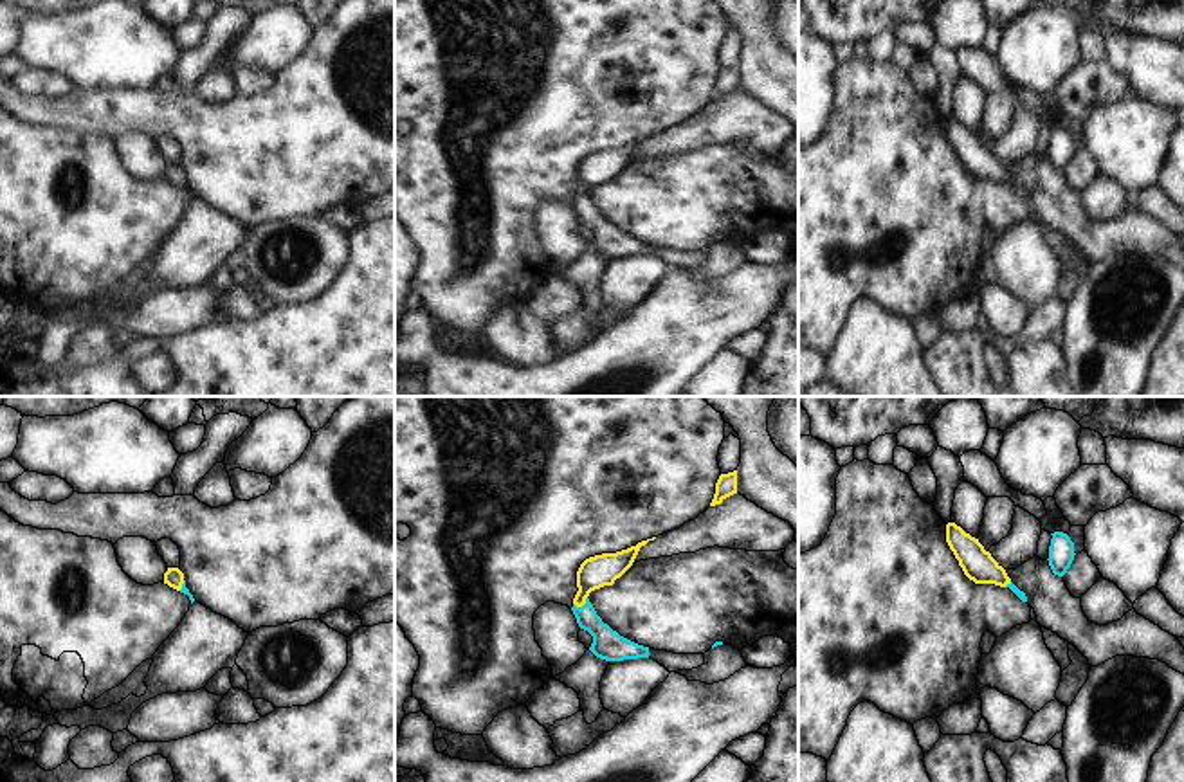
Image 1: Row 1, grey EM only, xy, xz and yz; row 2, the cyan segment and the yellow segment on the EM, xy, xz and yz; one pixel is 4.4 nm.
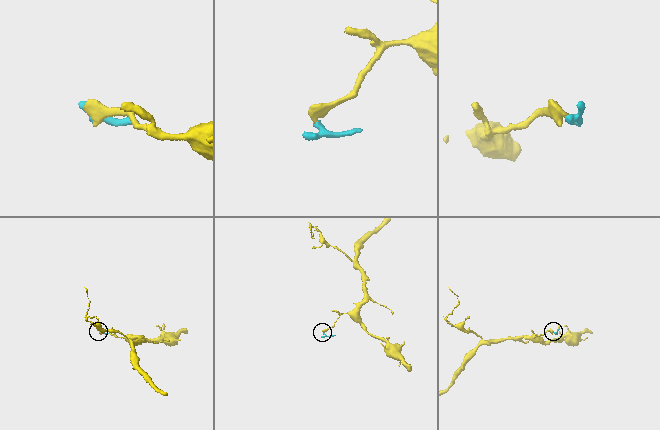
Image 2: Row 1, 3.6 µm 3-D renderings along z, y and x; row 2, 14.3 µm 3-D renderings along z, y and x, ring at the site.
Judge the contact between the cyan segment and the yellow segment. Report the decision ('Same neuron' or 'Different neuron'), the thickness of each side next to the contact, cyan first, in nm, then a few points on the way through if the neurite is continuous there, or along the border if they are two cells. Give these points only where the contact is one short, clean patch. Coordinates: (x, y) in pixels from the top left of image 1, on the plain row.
Same neuron. Thickness 140 nm (cyan) against 140 nm. Path across: xz (608, 240), (586, 213), (582, 202), (584, 184), (602, 166)

